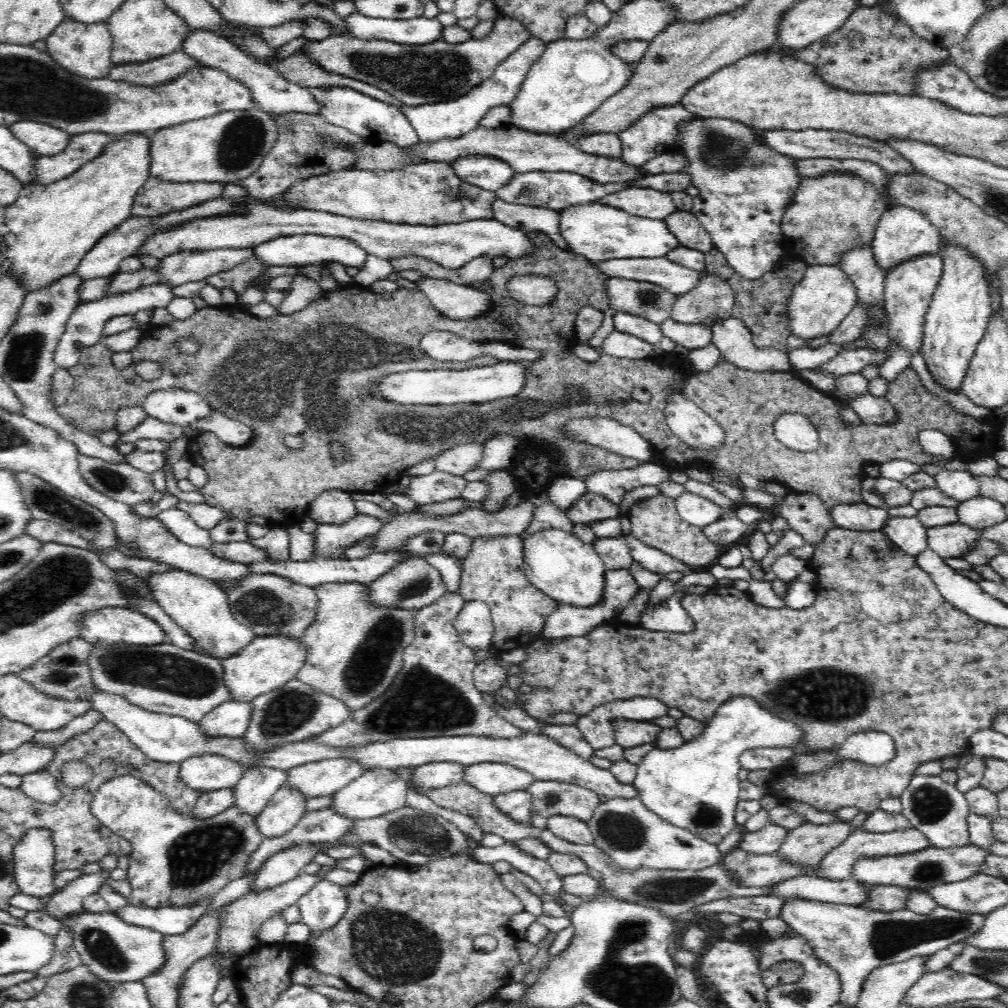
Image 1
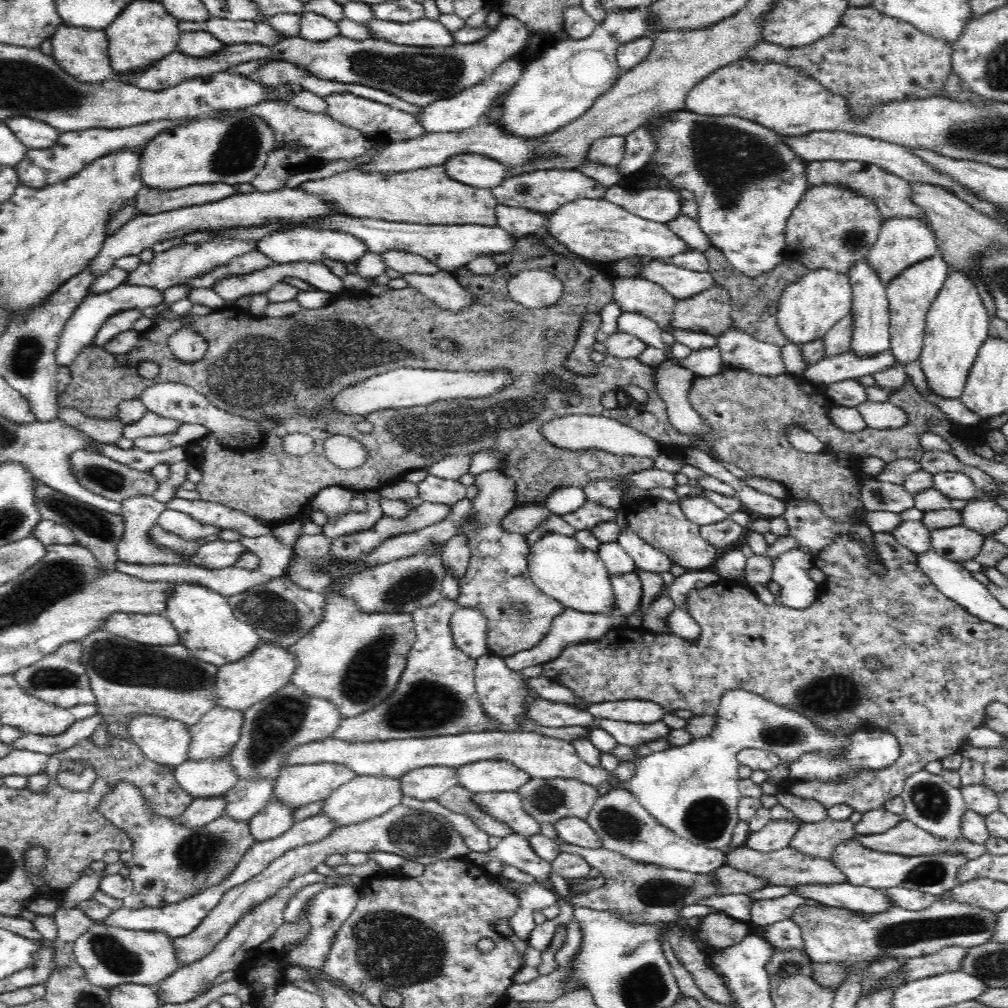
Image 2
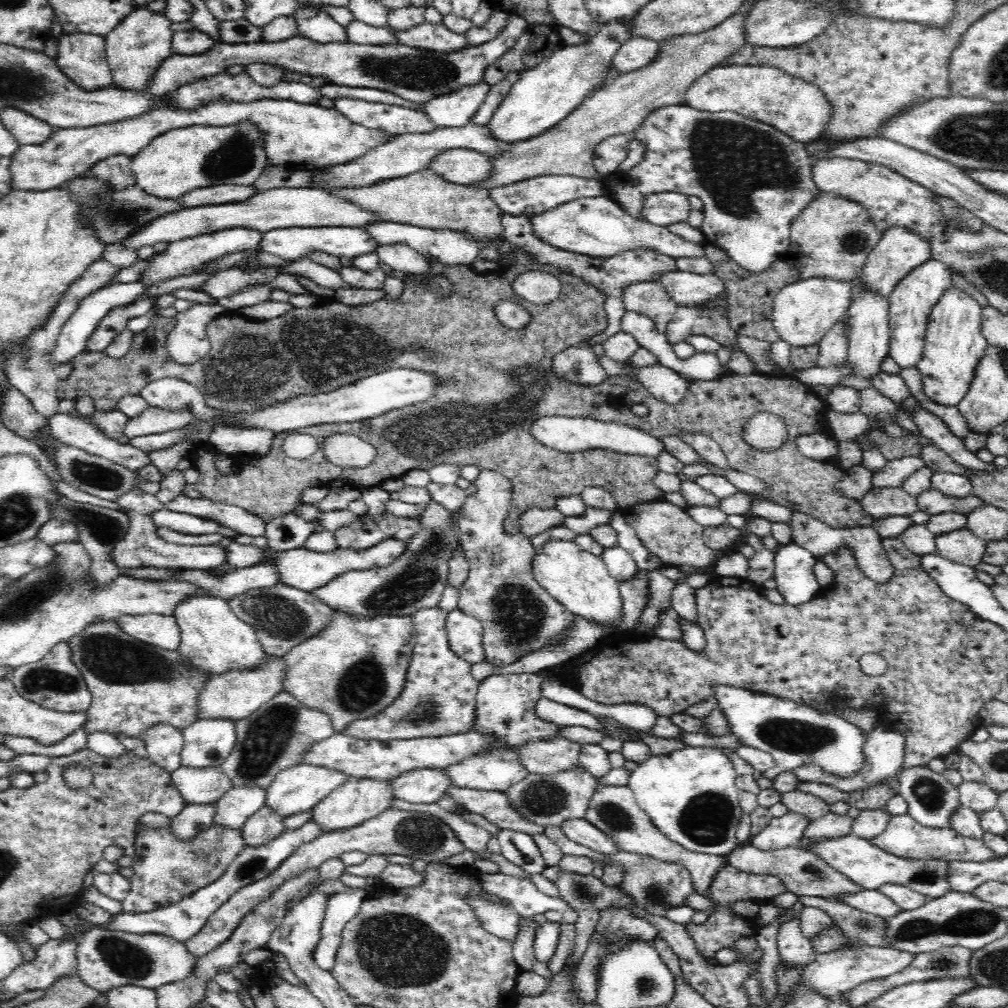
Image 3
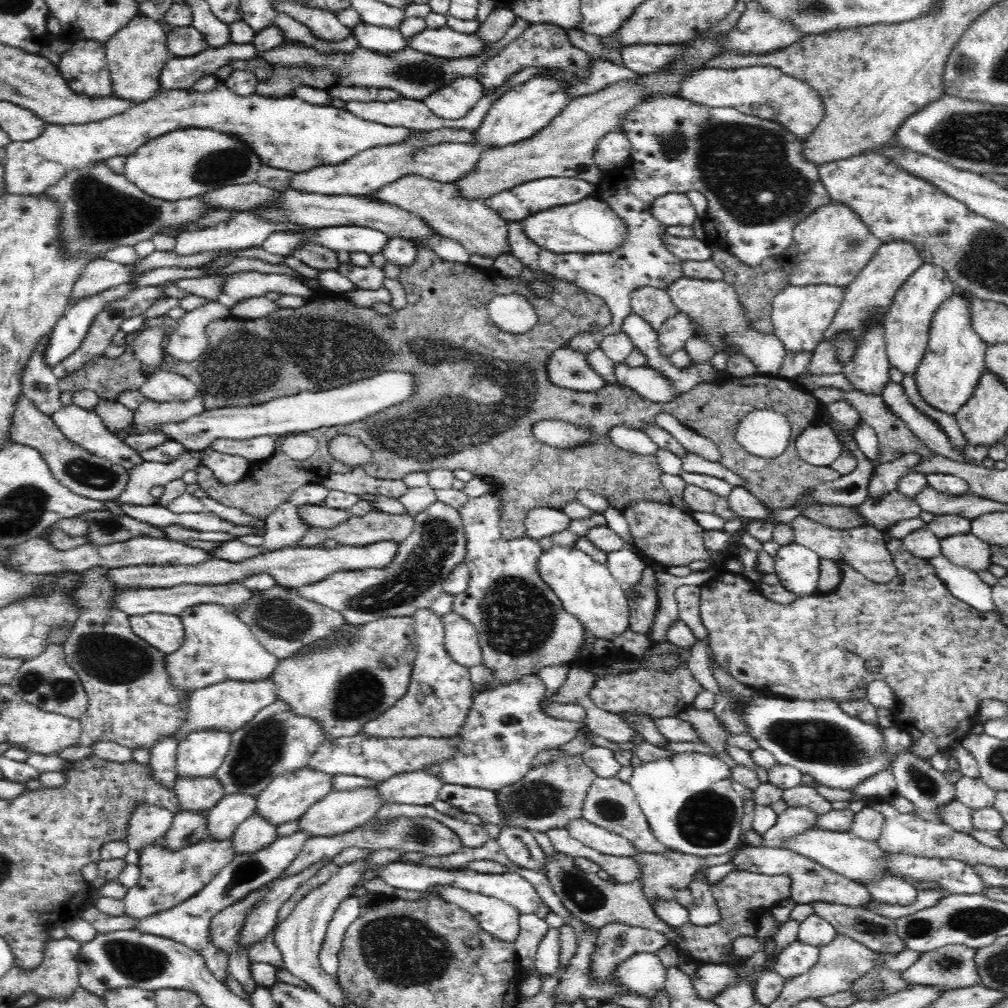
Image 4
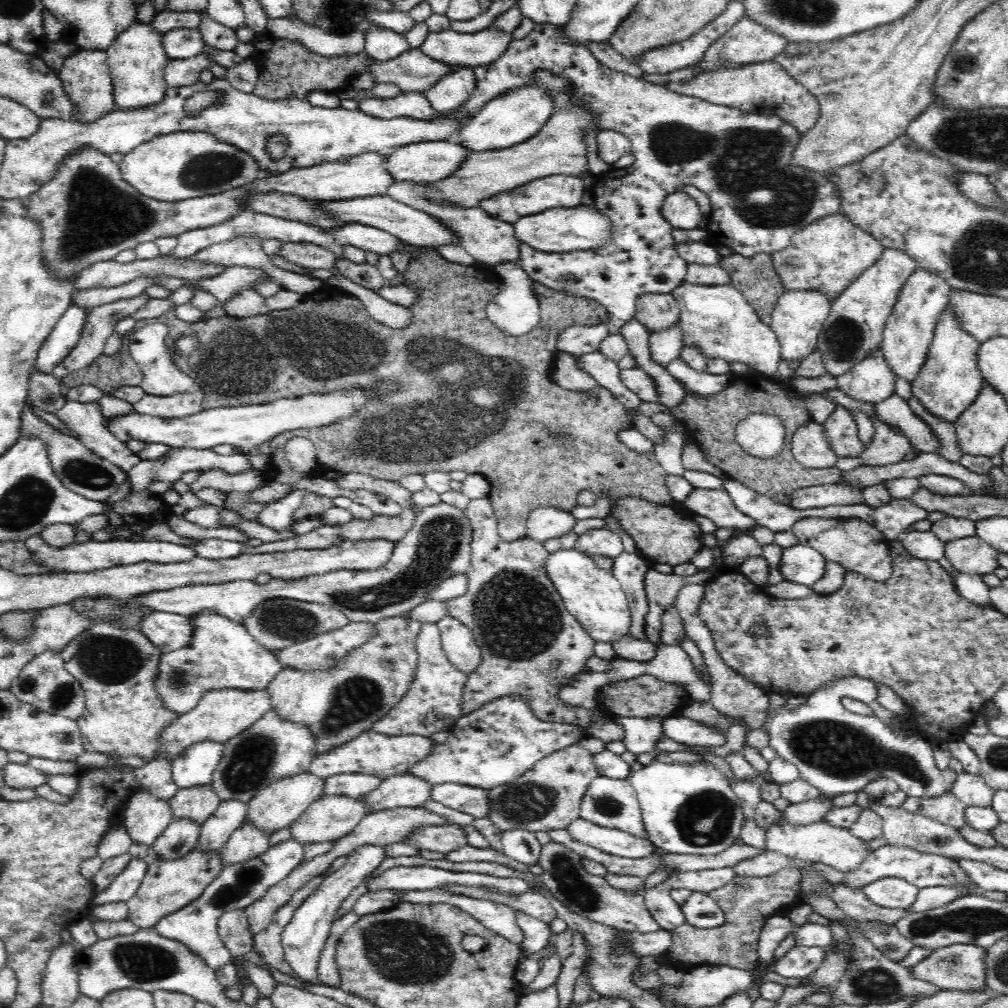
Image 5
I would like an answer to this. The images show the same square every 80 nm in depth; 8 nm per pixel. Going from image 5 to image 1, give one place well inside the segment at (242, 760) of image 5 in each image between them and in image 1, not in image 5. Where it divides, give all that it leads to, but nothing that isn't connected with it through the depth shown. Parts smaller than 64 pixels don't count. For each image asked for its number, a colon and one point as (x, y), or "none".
1: (295, 712)
2: (271, 729)
3: (275, 737)
4: (277, 740)

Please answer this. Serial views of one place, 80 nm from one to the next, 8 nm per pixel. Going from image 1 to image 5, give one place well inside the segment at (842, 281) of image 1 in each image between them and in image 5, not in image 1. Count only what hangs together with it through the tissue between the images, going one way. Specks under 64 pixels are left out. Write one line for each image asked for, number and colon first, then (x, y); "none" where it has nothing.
2: (810, 308)
3: (803, 313)
4: (801, 315)
5: (798, 317)

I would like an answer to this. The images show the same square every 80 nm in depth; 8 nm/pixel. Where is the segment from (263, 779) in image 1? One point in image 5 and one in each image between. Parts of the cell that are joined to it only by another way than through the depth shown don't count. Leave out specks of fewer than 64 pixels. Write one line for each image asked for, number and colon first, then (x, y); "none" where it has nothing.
2: (247, 798)
3: (237, 805)
4: (233, 809)
5: (215, 831)

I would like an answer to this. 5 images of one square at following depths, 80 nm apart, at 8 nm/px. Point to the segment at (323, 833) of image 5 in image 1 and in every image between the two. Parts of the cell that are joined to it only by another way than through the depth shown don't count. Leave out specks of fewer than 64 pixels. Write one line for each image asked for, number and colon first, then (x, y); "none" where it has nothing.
1: (377, 792)
2: (365, 797)
3: (358, 800)
4: (340, 811)

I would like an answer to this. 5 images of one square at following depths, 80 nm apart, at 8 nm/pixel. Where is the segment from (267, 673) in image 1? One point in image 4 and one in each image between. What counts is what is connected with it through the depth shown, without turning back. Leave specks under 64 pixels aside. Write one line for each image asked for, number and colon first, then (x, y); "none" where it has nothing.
2: (240, 684)
3: (236, 694)
4: (228, 705)

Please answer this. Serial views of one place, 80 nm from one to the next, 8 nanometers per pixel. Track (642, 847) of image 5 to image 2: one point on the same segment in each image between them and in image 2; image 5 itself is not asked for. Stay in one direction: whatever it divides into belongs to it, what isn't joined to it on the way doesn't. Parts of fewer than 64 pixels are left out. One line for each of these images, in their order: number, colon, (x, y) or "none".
2: (576, 831)
3: (581, 831)
4: (596, 837)

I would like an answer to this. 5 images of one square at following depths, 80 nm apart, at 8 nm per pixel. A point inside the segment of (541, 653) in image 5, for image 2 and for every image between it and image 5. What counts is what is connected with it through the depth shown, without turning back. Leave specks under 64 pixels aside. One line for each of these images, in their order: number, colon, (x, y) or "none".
2: (497, 581)
3: (518, 616)
4: (522, 625)

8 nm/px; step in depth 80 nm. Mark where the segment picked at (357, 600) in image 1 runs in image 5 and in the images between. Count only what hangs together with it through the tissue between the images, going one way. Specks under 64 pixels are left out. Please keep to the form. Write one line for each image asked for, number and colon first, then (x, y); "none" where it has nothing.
2: (355, 659)
3: (355, 667)
4: (343, 685)
5: (337, 704)

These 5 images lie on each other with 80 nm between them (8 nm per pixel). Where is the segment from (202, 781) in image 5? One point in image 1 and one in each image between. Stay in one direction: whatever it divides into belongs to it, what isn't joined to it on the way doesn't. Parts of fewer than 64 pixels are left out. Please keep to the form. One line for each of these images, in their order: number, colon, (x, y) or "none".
1: (232, 718)
2: (216, 734)
3: (208, 742)
4: (200, 754)

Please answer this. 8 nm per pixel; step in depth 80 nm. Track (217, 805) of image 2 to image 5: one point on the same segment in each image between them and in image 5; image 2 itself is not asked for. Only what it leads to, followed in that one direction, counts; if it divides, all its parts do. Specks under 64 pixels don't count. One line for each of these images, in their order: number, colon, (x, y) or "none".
3: (194, 819)
4: (188, 828)
5: (182, 835)

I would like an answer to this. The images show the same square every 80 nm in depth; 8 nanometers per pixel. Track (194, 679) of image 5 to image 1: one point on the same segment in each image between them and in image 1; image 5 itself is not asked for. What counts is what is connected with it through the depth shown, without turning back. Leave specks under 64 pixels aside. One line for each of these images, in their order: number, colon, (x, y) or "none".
1: (197, 604)
2: (205, 622)
3: (213, 638)
4: (218, 646)

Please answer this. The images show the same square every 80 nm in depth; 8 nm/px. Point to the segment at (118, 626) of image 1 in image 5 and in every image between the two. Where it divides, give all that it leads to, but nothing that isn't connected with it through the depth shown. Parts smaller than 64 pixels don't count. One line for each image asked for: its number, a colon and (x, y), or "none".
2: (150, 629)
3: (162, 631)
4: (166, 632)
5: (167, 631)

